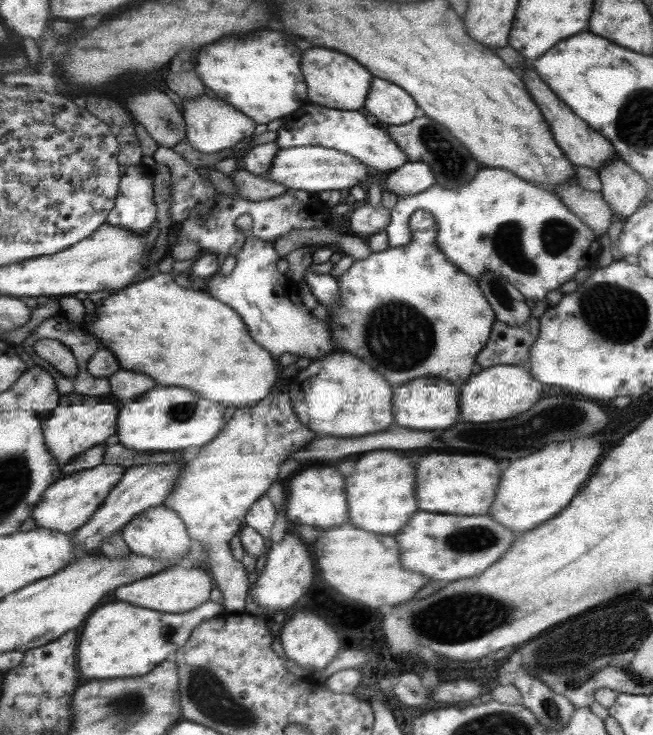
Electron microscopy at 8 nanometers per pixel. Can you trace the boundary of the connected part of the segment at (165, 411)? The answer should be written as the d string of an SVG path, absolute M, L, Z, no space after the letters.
M154 388L144 393L137 401L125 404L120 409L119 429L115 441L138 452L174 452L190 446L202 448L211 444L224 424L224 418L216 402L196 400L194 392L184 388Z

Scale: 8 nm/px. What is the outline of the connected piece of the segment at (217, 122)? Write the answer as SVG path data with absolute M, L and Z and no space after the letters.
M202 94L196 98L184 98L182 105L184 118L187 119L188 124L188 142L197 152L214 154L230 149L230 147L240 144L240 141L254 135L256 124L248 116L234 110L230 104L226 104L222 100L214 100L214 98L208 98L206 94Z

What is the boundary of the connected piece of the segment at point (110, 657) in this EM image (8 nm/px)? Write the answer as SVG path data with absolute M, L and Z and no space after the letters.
M208 600L184 614L154 612L126 602L112 602L96 610L84 624L84 642L80 642L79 670L82 678L128 678L144 676L154 670L170 652L178 652L189 641L191 634L204 621L224 612L222 604Z

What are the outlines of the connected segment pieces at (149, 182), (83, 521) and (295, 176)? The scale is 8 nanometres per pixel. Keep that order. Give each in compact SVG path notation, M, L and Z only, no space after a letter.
M143 165L122 166L120 194L115 208L108 214L107 225L122 226L140 236L148 235L148 228L158 218L152 174L152 169Z
M100 464L62 477L43 494L43 500L36 505L31 518L34 518L38 528L70 535L76 529L83 528L99 512L100 505L105 504L112 489L123 480L125 472L127 468L124 466Z
M322 146L280 150L280 158L276 158L274 162L276 166L271 166L271 171L265 174L265 177L271 182L282 183L286 189L302 191L305 194L355 189L362 182L368 182L368 179L371 181L374 174L370 167L366 167L353 156Z

